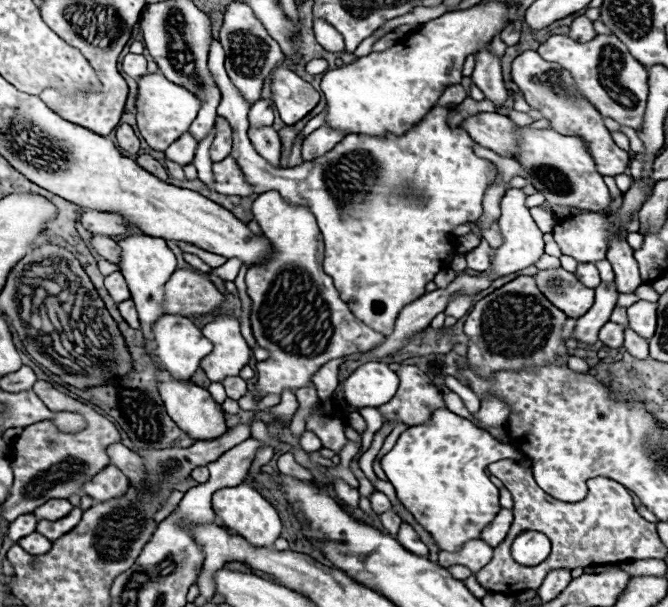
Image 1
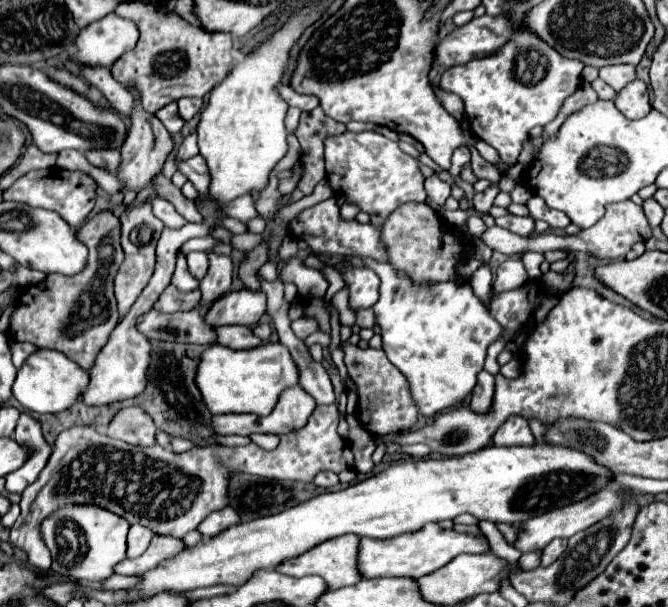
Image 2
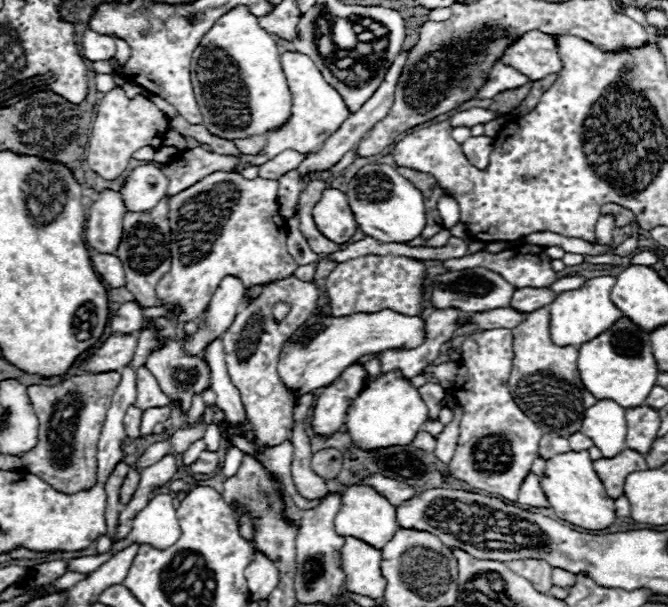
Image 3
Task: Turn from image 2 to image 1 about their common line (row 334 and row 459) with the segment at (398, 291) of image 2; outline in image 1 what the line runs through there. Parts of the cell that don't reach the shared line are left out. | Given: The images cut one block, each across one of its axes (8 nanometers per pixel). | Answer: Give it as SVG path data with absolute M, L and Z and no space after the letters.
M444 408L436 410L436 414L432 414L428 424L410 426L406 432L402 432L394 448L382 456L380 464L388 480L394 484L400 502L412 512L414 520L426 532L432 534L436 546L440 550L456 552L460 550L460 546L464 546L464 542L480 538L480 530L484 530L484 526L488 526L488 522L492 522L492 518L496 518L496 514L500 512L498 488L486 476L486 466L502 458L520 458L520 456L522 452L516 450L514 446L496 442L494 436L488 434L486 430L478 430L470 420Z

